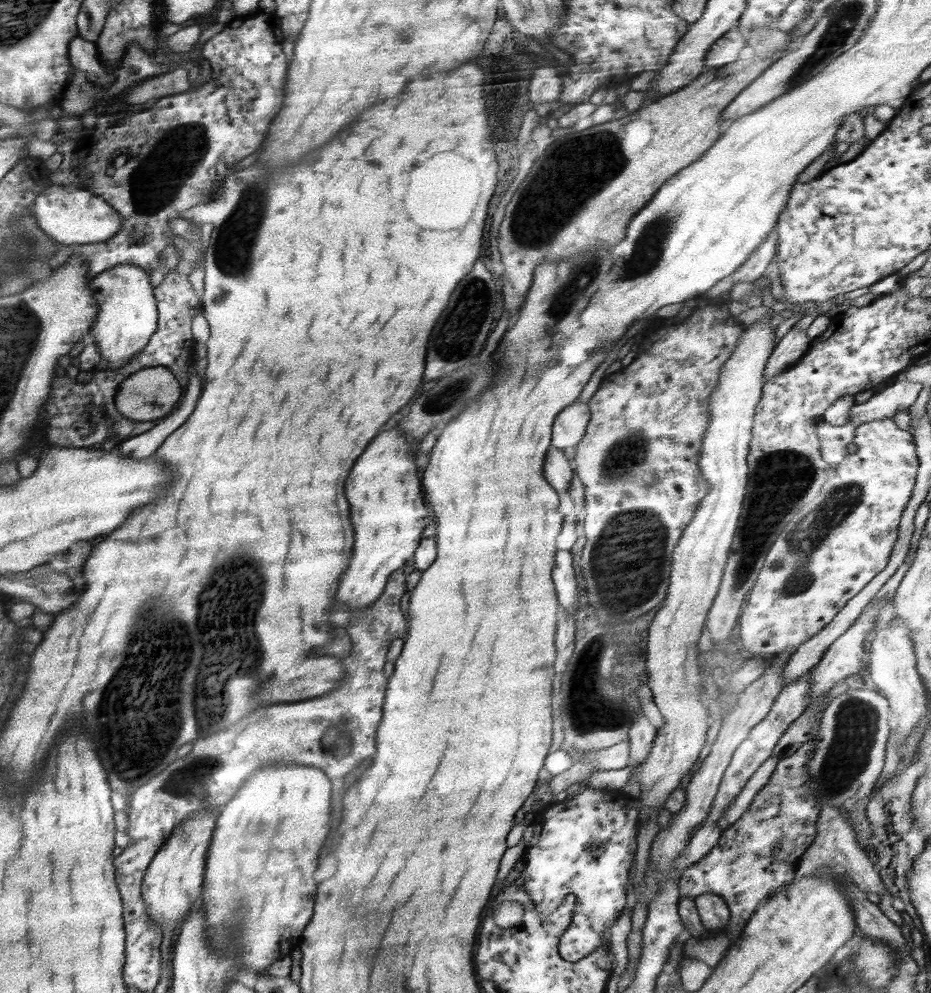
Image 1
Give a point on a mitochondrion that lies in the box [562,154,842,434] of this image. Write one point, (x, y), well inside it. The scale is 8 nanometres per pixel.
(646, 253)

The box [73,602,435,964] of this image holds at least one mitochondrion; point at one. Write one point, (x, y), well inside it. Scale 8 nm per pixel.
(189, 780)

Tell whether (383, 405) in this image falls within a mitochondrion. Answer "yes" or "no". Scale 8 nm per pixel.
no

